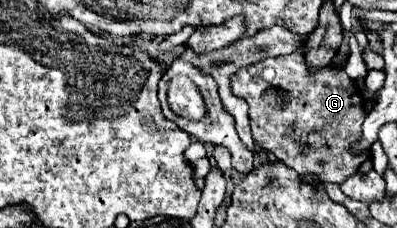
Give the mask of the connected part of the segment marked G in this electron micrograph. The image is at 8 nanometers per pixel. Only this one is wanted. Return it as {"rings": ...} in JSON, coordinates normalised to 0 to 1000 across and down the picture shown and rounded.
{"rings":[[[748,224],[733,241],[668,259],[647,285],[602,303],[582,346],[582,390],[592,417],[622,434],[627,452],[627,539],[637,618],[657,654],[688,671],[723,732],[743,741],[753,768],[788,759],[814,803],[864,803],[929,689],[929,654],[904,680],[879,671],[879,636],[889,636],[889,618],[909,601],[909,539],[924,496],[919,496],[919,443],[899,373],[879,346],[869,294],[859,294],[854,276],[834,276],[819,303],[788,311],[773,294],[768,241]]]}

